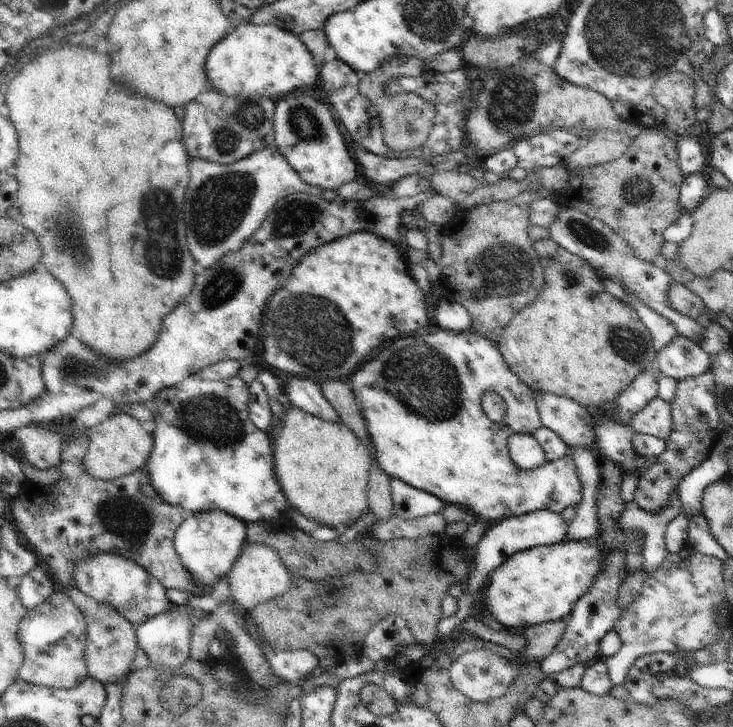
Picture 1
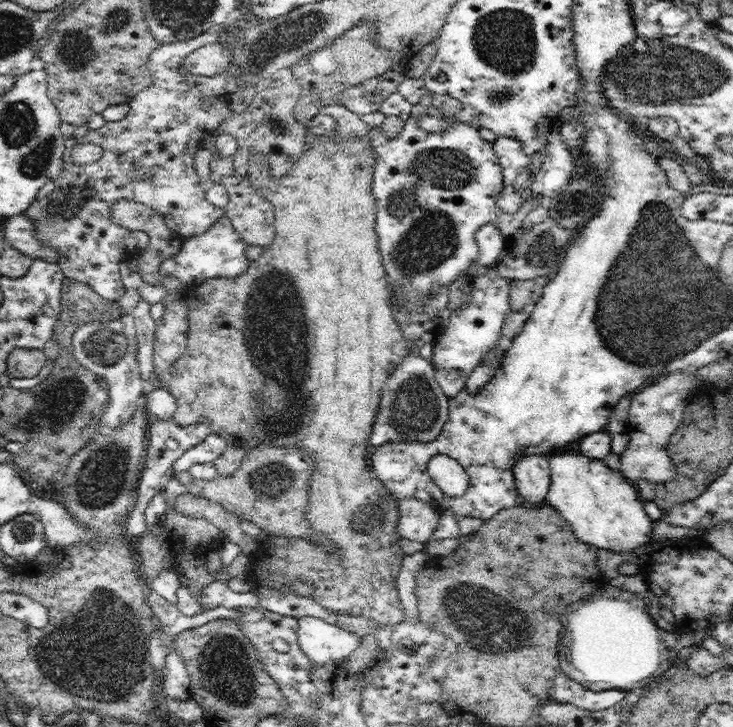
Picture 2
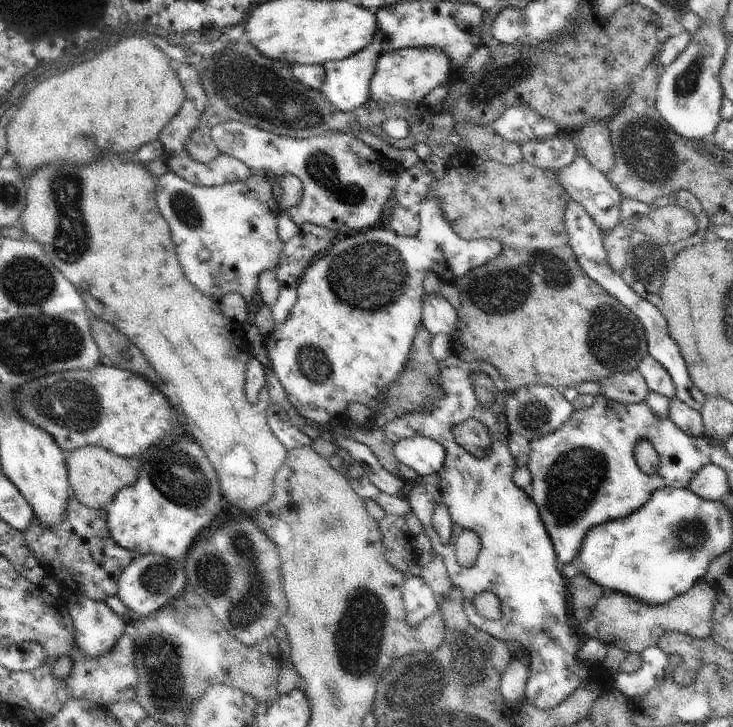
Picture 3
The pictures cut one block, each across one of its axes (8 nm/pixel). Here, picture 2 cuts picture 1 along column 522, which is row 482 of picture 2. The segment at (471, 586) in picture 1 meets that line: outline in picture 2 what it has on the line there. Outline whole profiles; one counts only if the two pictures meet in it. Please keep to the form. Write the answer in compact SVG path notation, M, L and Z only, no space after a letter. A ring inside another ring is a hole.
M533 454L520 457L513 466L518 494L524 500L537 506L545 504L545 496L550 488L551 470L549 455Z

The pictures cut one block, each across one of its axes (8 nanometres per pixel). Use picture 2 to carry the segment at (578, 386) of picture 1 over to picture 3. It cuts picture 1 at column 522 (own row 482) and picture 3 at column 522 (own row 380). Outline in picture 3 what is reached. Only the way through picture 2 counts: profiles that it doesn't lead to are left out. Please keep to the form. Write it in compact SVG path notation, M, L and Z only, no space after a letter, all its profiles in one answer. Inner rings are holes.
M478 158L476 163L466 162L458 164L456 168L448 165L447 171L440 180L431 182L429 186L428 197L438 199L444 216L450 223L450 228L461 239L496 239L502 243L503 249L498 258L486 263L480 268L471 270L463 277L454 280L454 284L462 288L462 302L457 310L458 322L453 330L451 337L452 354L459 356L466 362L486 361L490 363L500 373L500 376L506 381L507 394L512 394L521 386L540 385L554 387L555 389L576 388L582 383L600 383L605 378L615 375L619 372L631 373L639 368L639 362L649 353L646 350L646 336L644 336L644 326L640 324L640 319L631 311L622 306L616 298L609 292L606 292L597 282L594 282L583 270L571 249L569 243L568 231L565 225L565 212L571 196L564 190L563 186L557 181L556 170L534 166L526 162L523 158L520 162L513 165L505 165L498 161L484 161Z

